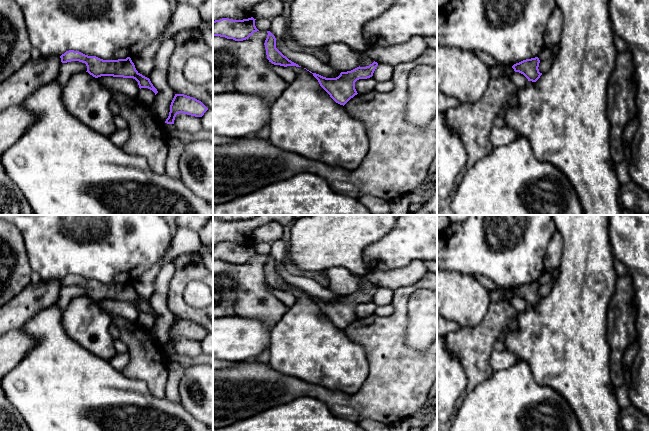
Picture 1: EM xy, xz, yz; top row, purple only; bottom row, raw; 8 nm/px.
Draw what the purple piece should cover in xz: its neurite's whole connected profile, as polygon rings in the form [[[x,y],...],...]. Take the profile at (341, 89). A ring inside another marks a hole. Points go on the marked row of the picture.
[[[374,61],[369,66],[359,66],[351,71],[341,72],[336,78],[326,78],[316,73],[312,74],[330,97],[336,103],[344,106],[351,98],[358,94],[355,89],[355,82],[359,79],[372,77],[377,66],[378,63]]]

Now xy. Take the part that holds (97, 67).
[[[69,50],[60,56],[62,63],[79,61],[85,63],[87,71],[95,78],[101,76],[113,76],[123,78],[133,78],[138,82],[139,88],[148,88],[155,95],[158,93],[150,79],[140,74],[130,57],[118,60],[103,60],[96,56],[88,56],[79,51]]]

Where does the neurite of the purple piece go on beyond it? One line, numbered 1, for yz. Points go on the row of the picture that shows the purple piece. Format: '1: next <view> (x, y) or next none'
1: next none

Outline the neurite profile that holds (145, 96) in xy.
[[[141,88],[136,98],[143,105],[151,108],[155,99],[155,93],[148,88]]]

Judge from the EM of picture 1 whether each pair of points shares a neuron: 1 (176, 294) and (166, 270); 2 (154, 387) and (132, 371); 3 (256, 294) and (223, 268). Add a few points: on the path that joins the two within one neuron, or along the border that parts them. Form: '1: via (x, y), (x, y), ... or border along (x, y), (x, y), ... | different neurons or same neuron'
1: border along (175, 259), (175, 273), (169, 283), (167, 303) | different neurons
2: via (150, 381), (138, 371) | same neuron
3: via (249, 286), (231, 270) | same neuron

